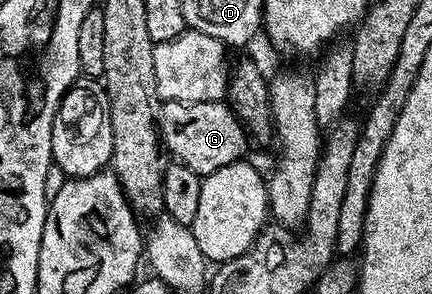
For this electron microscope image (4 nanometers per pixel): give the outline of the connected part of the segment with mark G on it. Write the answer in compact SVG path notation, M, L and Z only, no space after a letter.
M167 100L158 109L158 131L165 151L169 155L171 152L177 163L188 166L188 170L203 178L247 155L248 133L229 103L220 100L191 104Z

